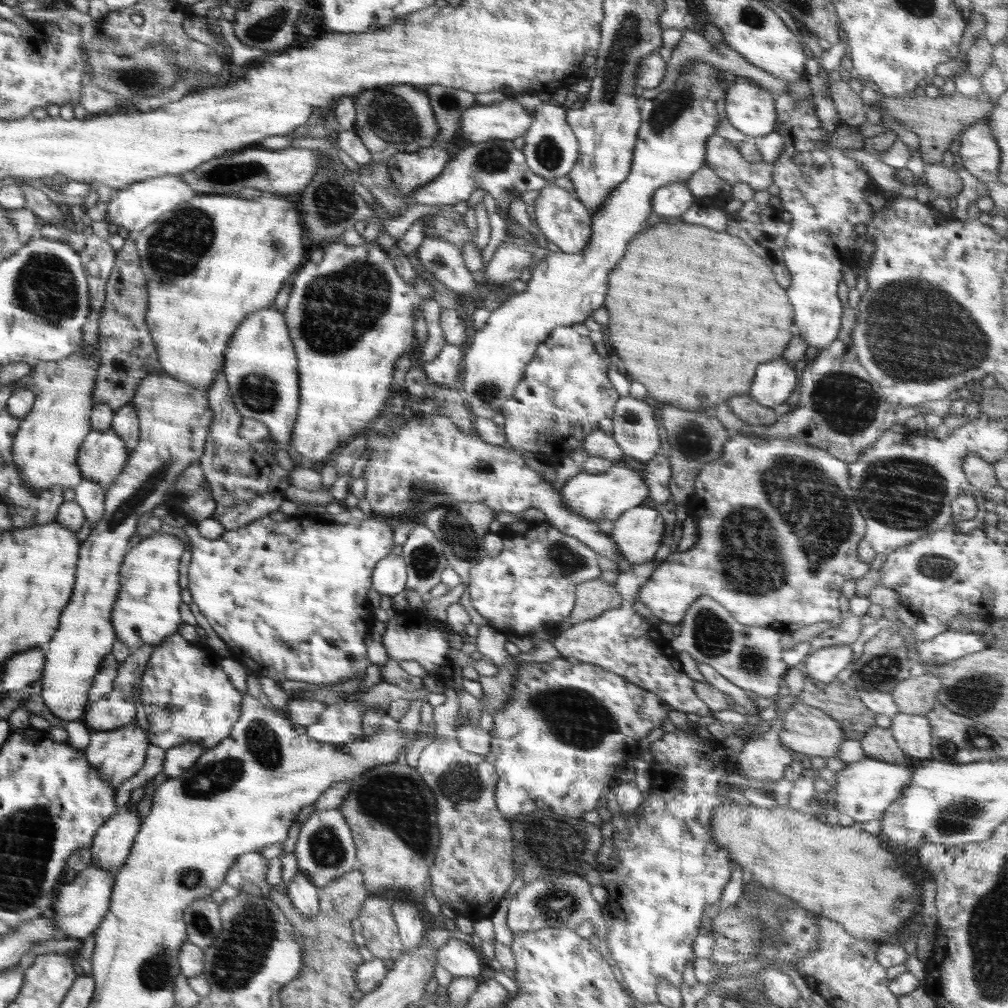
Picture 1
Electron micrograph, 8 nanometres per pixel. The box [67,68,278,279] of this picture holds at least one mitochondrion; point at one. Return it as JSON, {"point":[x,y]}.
{"point":[223,176]}

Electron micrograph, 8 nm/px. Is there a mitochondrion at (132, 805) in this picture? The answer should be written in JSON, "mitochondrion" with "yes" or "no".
{"mitochondrion":"no"}

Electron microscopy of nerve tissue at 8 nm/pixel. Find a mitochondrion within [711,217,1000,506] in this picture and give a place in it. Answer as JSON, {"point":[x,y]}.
{"point":[915,332]}

